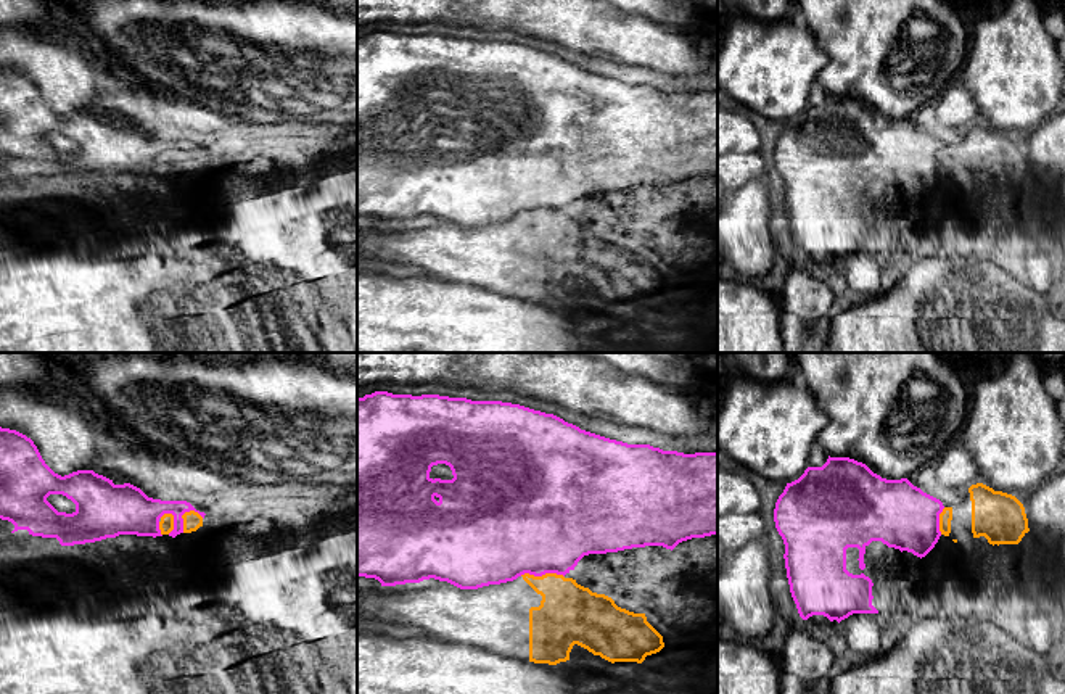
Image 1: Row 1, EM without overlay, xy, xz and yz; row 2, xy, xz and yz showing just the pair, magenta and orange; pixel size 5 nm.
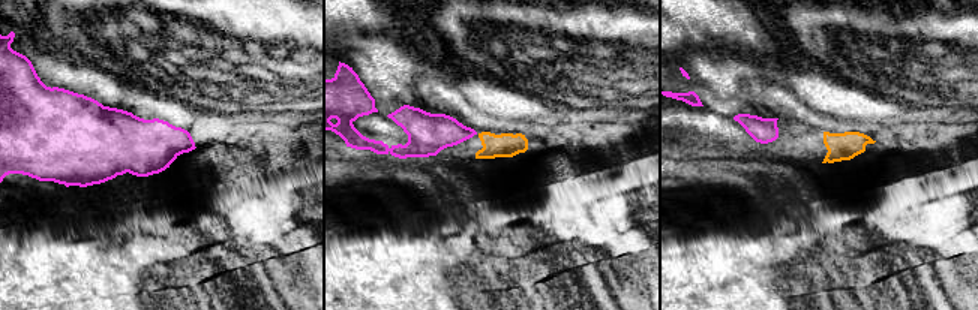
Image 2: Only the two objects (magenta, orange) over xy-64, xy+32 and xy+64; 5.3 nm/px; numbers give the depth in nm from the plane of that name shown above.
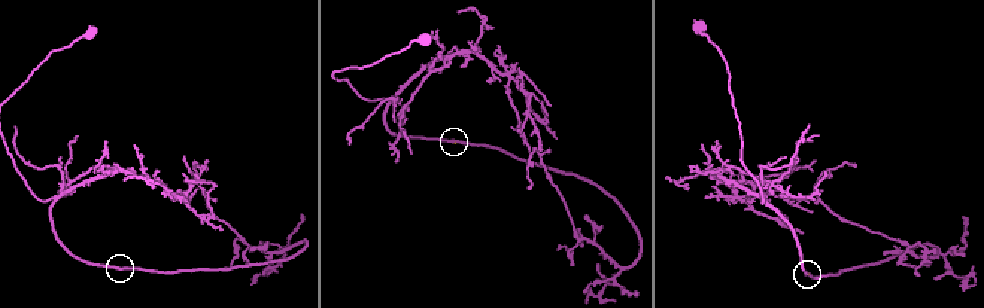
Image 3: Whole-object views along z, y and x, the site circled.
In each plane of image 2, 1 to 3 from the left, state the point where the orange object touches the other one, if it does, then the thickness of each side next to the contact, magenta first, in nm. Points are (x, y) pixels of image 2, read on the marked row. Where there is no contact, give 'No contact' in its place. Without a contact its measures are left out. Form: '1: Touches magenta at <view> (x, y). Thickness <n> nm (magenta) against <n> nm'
1: No contact
2: No contact
3: No contact

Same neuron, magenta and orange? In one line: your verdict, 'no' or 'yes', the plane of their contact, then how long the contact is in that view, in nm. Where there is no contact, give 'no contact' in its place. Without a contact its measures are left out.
no; contact in xz; length 220 nm

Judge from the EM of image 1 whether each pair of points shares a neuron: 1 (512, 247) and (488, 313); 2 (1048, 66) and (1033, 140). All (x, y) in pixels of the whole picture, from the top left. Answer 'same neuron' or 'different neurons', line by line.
1: different neurons
2: different neurons

